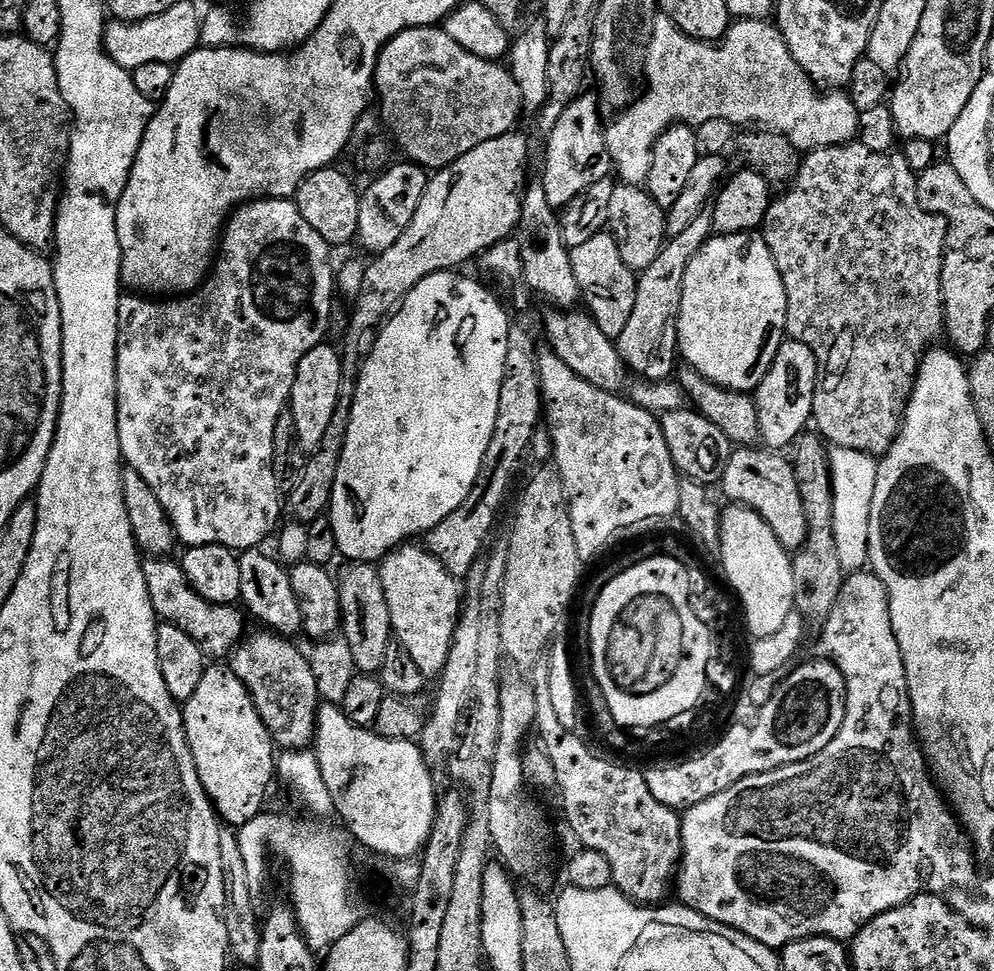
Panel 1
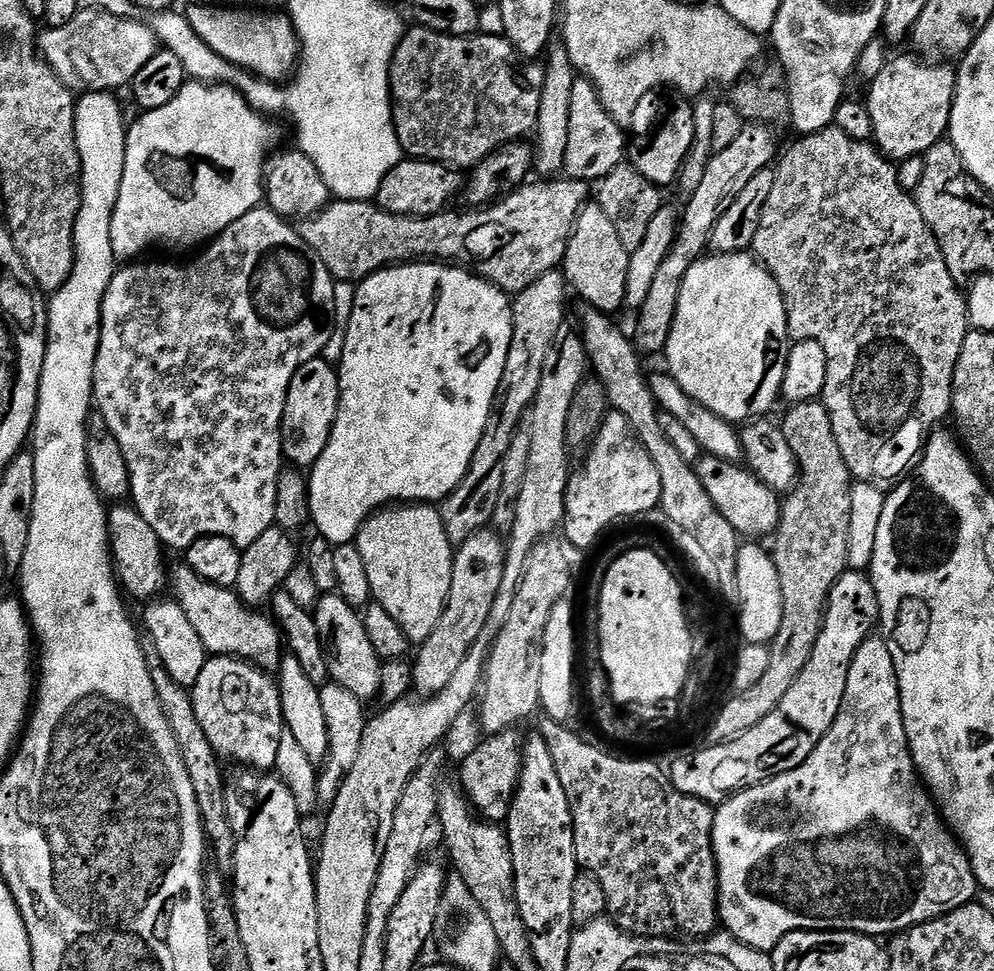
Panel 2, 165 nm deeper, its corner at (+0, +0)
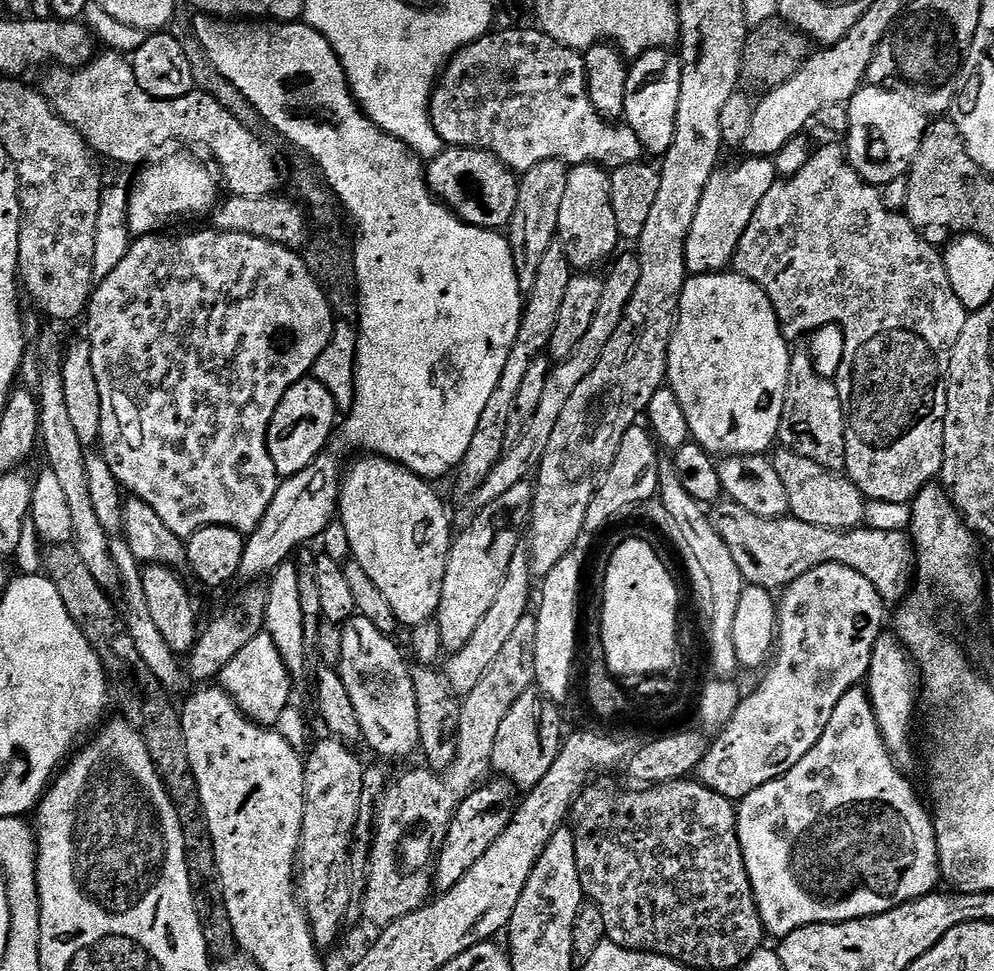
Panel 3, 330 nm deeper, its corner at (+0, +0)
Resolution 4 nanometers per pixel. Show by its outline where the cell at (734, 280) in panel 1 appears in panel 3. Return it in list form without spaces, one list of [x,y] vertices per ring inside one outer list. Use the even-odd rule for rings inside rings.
[[[735,270],[711,272],[705,276],[689,275],[684,281],[680,310],[676,313],[676,328],[672,332],[672,340],[668,343],[668,374],[667,383],[678,394],[678,402],[682,405],[682,411],[686,413],[686,422],[690,422],[690,437],[699,444],[709,456],[723,458],[725,456],[759,456],[767,453],[777,443],[782,422],[782,406],[786,402],[786,386],[790,374],[790,362],[792,352],[789,341],[785,340],[780,332],[780,323],[776,317],[774,306],[770,298],[766,298],[764,291],[740,275]]]

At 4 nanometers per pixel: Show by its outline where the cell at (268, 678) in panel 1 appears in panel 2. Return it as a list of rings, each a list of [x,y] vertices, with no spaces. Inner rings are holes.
[[[187,562],[173,563],[170,568],[170,592],[177,604],[186,610],[186,619],[194,625],[202,646],[212,656],[234,656],[272,674],[282,659],[282,633],[273,617],[244,603],[235,590],[206,582]]]

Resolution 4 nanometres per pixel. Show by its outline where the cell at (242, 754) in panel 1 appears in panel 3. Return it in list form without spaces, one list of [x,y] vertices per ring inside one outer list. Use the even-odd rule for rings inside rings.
[[[262,631],[258,634],[258,638],[253,638],[230,661],[226,670],[222,670],[218,684],[249,720],[253,720],[256,724],[274,726],[282,710],[290,706],[291,700],[288,699],[292,696],[292,680],[293,675],[286,670],[282,656],[278,654],[278,648],[274,646],[267,632]]]

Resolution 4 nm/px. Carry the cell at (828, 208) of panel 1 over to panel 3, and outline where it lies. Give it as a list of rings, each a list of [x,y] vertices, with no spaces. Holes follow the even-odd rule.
[[[828,142],[825,148],[820,148],[811,153],[806,162],[806,166],[802,166],[802,170],[798,170],[798,174],[787,178],[777,179],[774,186],[770,186],[770,190],[766,190],[766,198],[762,198],[762,202],[758,202],[758,210],[754,210],[754,218],[750,218],[750,226],[746,226],[746,234],[742,234],[742,242],[738,242],[738,250],[734,254],[732,259],[731,267],[735,271],[739,272],[740,275],[744,276],[750,282],[757,284],[764,293],[766,298],[770,298],[770,302],[774,306],[776,311],[776,317],[780,323],[780,332],[783,334],[785,340],[789,342],[795,342],[796,339],[807,337],[809,334],[817,332],[822,326],[830,326],[836,324],[842,330],[844,335],[844,341],[846,342],[846,350],[842,354],[842,366],[838,370],[838,374],[835,378],[835,386],[838,390],[838,394],[842,398],[842,410],[844,411],[844,420],[846,421],[846,458],[844,459],[844,468],[846,469],[847,479],[851,480],[856,488],[863,496],[869,501],[881,500],[882,502],[898,502],[899,504],[908,504],[909,502],[916,499],[916,496],[926,485],[933,483],[939,477],[940,467],[944,461],[944,419],[946,418],[946,398],[948,397],[948,371],[950,370],[950,354],[954,350],[954,346],[958,342],[958,334],[962,334],[962,326],[966,326],[966,322],[969,318],[969,311],[967,308],[962,306],[962,302],[958,302],[958,294],[954,294],[954,286],[950,286],[950,278],[946,274],[946,266],[944,265],[944,257],[941,249],[934,244],[928,244],[920,235],[916,233],[916,228],[908,220],[907,215],[899,212],[891,212],[886,210],[883,206],[883,198],[881,196],[881,189],[866,183],[861,177],[854,171],[854,169],[848,165],[846,159],[846,152],[843,147],[840,148],[836,142]]]

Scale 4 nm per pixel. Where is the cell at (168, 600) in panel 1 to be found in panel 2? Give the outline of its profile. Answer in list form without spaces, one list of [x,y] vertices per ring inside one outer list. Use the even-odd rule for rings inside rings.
[[[120,502],[107,509],[108,546],[112,550],[112,563],[118,583],[129,597],[148,602],[159,597],[169,587],[170,564],[164,561],[165,545],[160,543],[154,526],[142,518],[142,514],[131,503]],[[129,592],[129,593],[128,593]]]

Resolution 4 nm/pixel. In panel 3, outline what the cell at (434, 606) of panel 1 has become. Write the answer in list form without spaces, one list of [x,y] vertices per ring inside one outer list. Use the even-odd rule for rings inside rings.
[[[368,454],[363,458],[365,460],[350,465],[343,473],[339,488],[338,523],[346,530],[346,538],[350,538],[351,559],[366,570],[370,582],[374,582],[374,586],[378,586],[379,592],[386,597],[386,602],[390,602],[390,610],[394,610],[397,621],[405,626],[421,624],[433,619],[438,610],[454,528],[452,532],[448,512],[425,477],[416,476],[409,468],[393,460],[385,460],[383,456]]]

